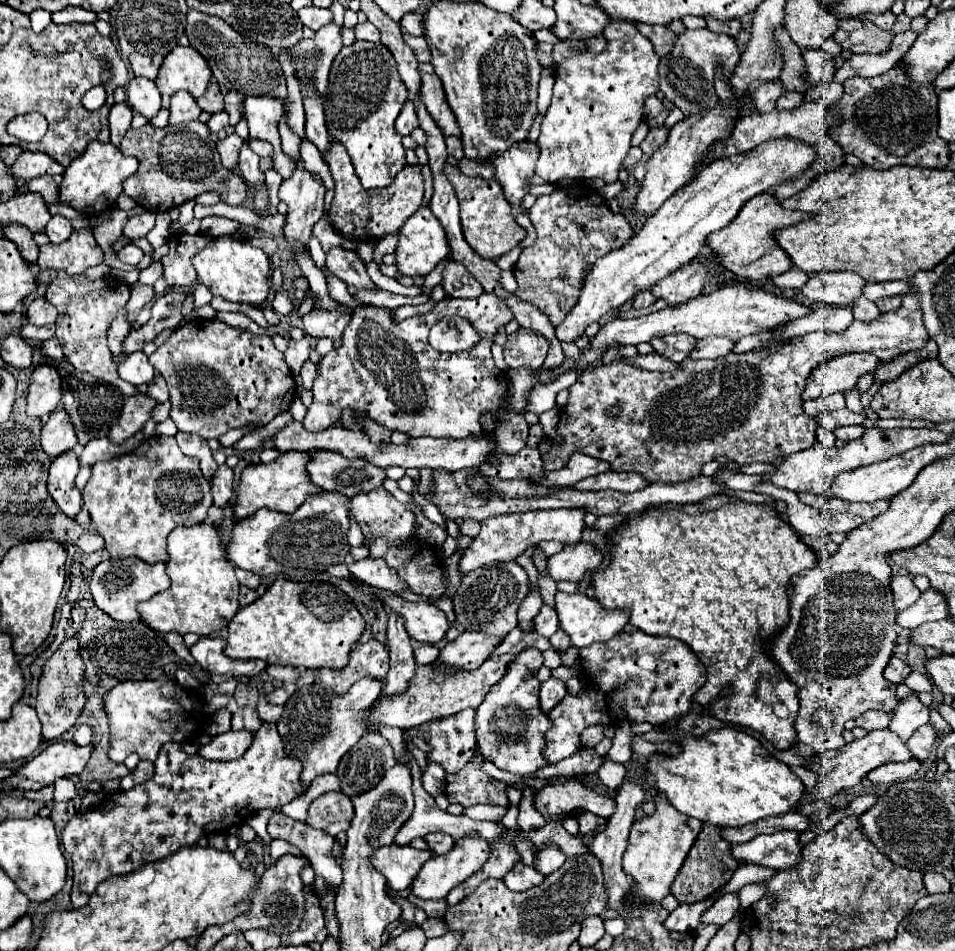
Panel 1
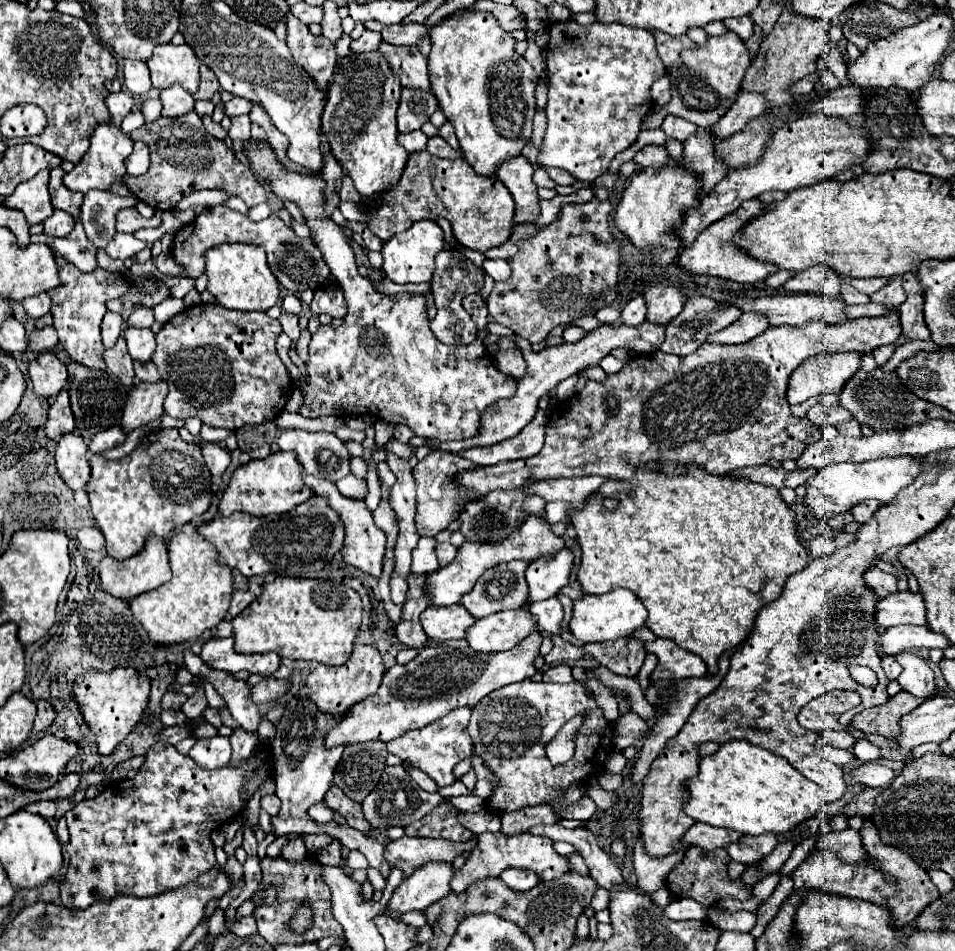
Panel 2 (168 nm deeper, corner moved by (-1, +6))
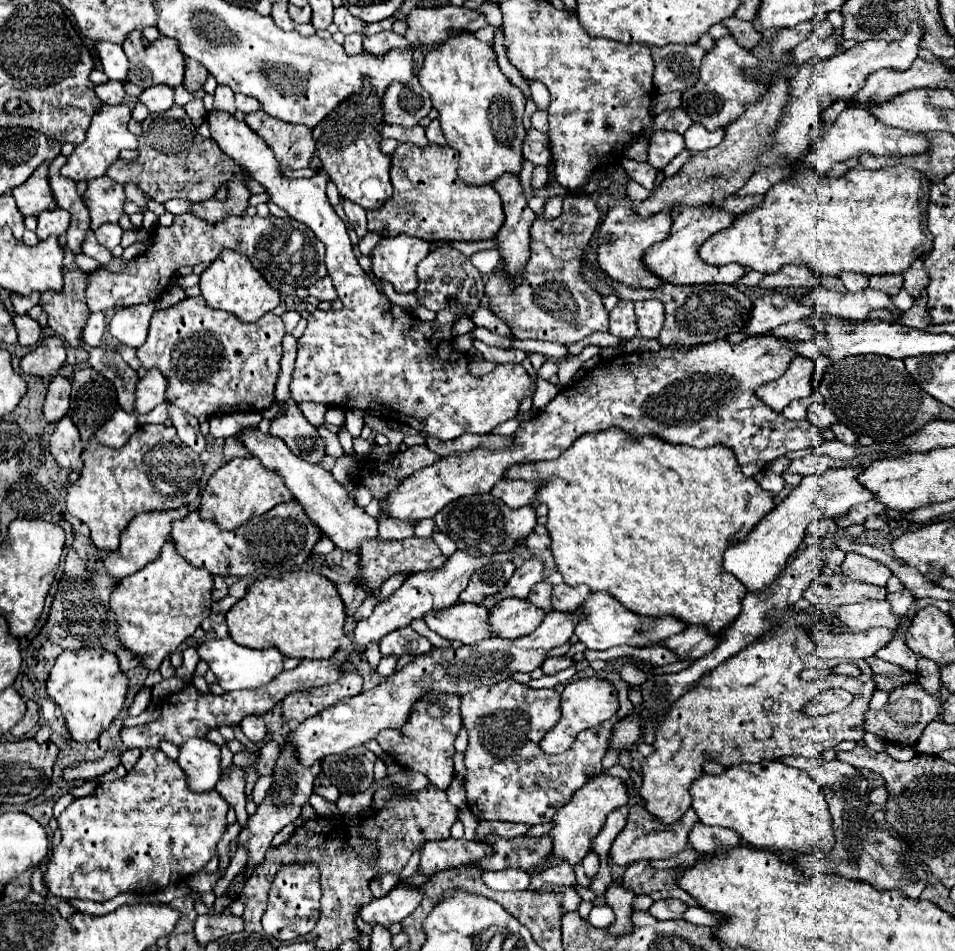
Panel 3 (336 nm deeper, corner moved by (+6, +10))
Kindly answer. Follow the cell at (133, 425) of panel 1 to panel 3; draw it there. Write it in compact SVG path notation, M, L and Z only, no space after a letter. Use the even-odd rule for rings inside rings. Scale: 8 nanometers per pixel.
M158 368L148 370L136 388L136 412L138 414L146 414L152 408L156 408L158 404L166 402L166 378L162 376L162 372Z

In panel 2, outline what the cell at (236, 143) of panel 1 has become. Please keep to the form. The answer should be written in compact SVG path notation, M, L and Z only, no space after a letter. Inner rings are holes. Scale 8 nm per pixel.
M203 118L203 126L207 128L207 132L219 140L225 140L227 138L227 130L221 126L221 124L215 124L211 118Z

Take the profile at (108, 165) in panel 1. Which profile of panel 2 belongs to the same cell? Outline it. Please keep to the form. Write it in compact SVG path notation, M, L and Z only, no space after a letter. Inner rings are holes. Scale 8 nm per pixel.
M101 124L95 128L93 136L91 136L91 146L89 150L83 154L81 162L63 176L63 184L73 190L73 192L81 192L87 194L89 190L97 188L97 190L109 190L115 182L119 182L125 176L125 158L131 156L133 152L133 140L121 132L121 128L115 128L113 124Z

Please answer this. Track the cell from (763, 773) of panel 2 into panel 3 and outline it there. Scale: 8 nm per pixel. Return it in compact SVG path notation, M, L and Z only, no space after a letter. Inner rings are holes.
M778 760L738 764L720 776L702 774L690 788L692 808L702 824L734 830L754 848L778 852L830 852L834 846L832 816L822 788L802 770Z

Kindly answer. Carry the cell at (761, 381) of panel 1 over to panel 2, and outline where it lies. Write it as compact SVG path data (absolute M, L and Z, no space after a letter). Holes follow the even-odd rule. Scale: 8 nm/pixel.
M891 310L879 318L857 318L857 320L845 320L845 322L835 322L835 324L829 324L829 322L823 322L823 320L817 320L817 322L811 322L807 324L805 328L793 328L793 326L769 326L767 332L759 334L759 338L751 340L751 342L745 342L745 344L737 344L737 346L721 346L721 344L701 344L699 350L695 350L693 354L689 356L673 356L673 354L663 354L659 350L651 352L651 354L639 354L635 358L631 358L617 374L611 374L605 382L595 382L595 380L587 380L585 388L577 394L577 396L571 396L563 402L559 402L551 414L549 414L549 422L547 422L547 432L545 432L545 446L543 450L533 456L533 458L527 458L527 460L515 460L515 462L503 462L503 464L495 464L495 466L487 466L487 468L477 468L477 470L467 470L467 472L461 472L461 476L457 478L459 484L463 484L465 488L477 492L477 494L489 494L491 490L497 490L497 488L517 488L519 484L525 484L525 482L537 482L537 480L555 480L555 478L575 478L575 476L607 476L607 478L633 478L639 464L645 466L649 462L655 462L659 464L657 470L661 474L683 474L687 472L687 466L699 466L703 468L705 472L709 474L727 474L731 470L737 470L737 468L743 468L743 466L761 466L765 464L767 460L775 458L779 462L787 460L787 458L793 458L797 460L803 450L817 442L821 438L821 430L811 424L811 420L807 418L797 418L791 414L791 404L787 404L787 384L789 384L789 376L791 372L809 356L813 354L827 354L827 352L839 352L839 350L855 350L855 352L863 352L863 354L871 354L875 348L881 348L885 344L893 344L901 334L901 320L899 320L899 310ZM609 394L615 394L617 400L619 400L619 406L617 406L617 412L615 414L609 414L605 410L605 404L603 404L603 398L609 396Z

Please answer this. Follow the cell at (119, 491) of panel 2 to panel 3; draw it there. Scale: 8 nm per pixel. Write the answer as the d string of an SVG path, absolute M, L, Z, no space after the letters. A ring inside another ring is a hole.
M146 424L140 426L124 444L122 448L114 450L98 440L90 440L88 448L82 452L82 472L76 482L66 488L66 510L78 518L80 522L88 524L90 538L96 548L100 550L116 550L120 544L120 534L128 526L128 522L140 512L154 512L154 510L174 510L184 504L190 504L200 494L200 476L202 476L202 460L192 448L182 444L176 434L176 428L168 428L164 424Z

